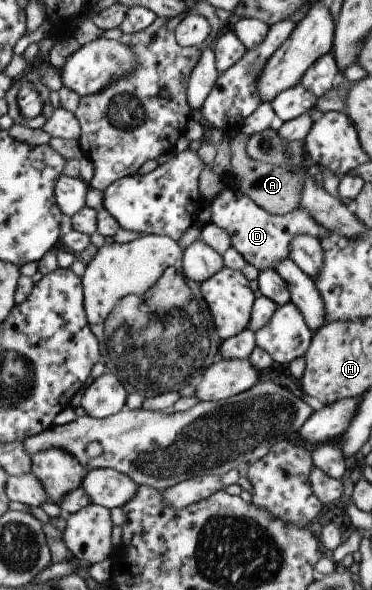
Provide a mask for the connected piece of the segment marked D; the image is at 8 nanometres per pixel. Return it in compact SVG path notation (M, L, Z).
M235 187L222 189L207 204L210 208L210 222L227 232L230 237L230 245L243 256L247 263L253 265L258 271L274 269L280 261L288 258L290 241L294 239L295 235L307 234L318 240L329 235L329 231L319 225L315 218L304 209L295 208L282 216L270 214L255 205L254 201L251 201Z

